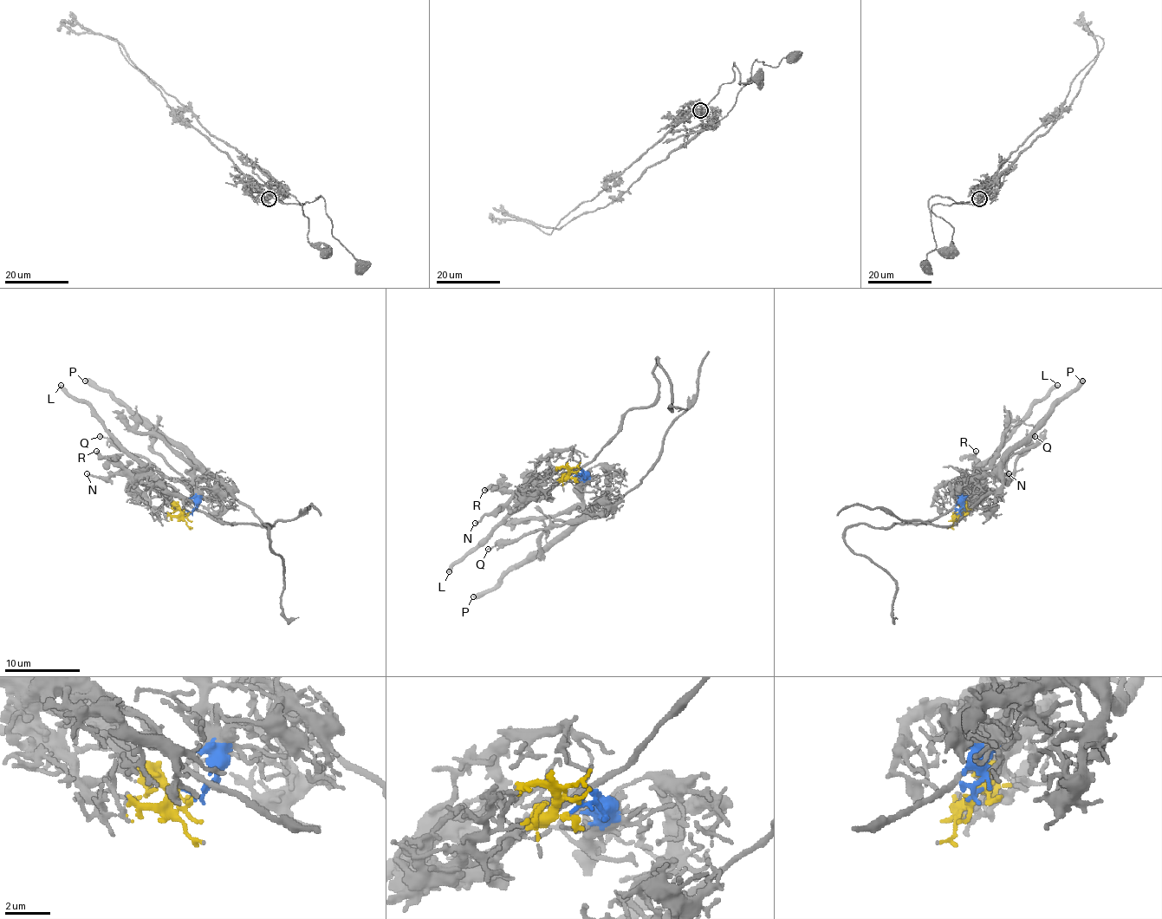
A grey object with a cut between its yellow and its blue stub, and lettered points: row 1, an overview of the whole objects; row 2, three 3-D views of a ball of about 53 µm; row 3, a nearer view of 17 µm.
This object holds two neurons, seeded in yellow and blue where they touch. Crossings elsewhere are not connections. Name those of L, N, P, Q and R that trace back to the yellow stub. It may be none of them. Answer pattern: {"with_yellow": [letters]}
{"with_yellow": ["L", "N", "R"]}

